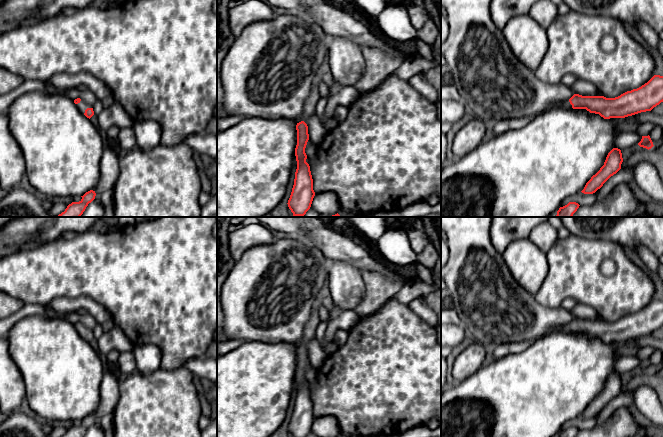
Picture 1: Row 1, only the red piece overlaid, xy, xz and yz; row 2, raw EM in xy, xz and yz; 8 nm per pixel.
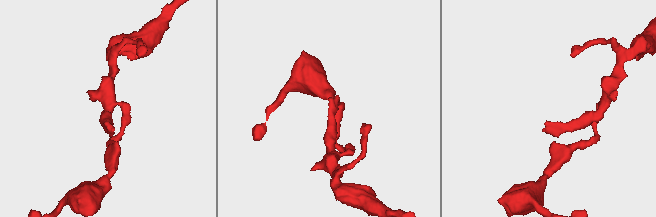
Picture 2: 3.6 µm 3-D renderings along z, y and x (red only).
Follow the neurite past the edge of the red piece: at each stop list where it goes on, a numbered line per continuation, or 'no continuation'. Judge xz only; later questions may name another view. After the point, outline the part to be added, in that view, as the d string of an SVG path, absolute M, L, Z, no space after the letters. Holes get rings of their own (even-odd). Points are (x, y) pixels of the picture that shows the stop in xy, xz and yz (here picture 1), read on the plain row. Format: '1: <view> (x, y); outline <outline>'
1: xz (311, 325); outline M317 301L313 305L310 317L306 322L305 329L304 329L303 343L302 343L302 345L304 346L306 346L308 342L315 340L315 331L319 323L321 322L319 318L319 307L320 307L320 303Z

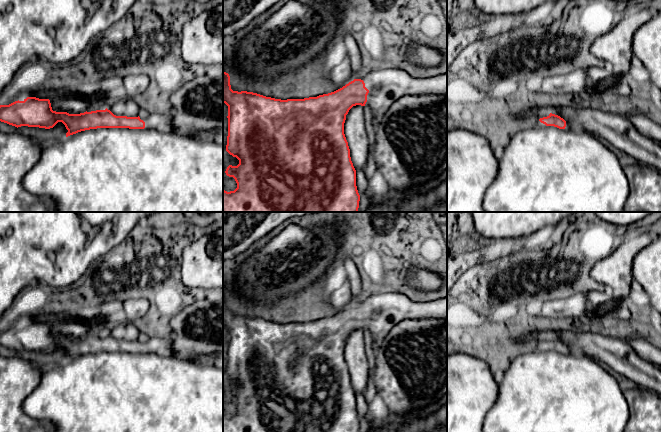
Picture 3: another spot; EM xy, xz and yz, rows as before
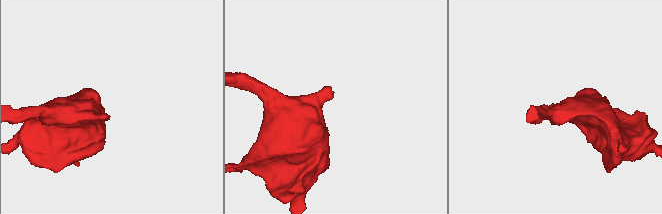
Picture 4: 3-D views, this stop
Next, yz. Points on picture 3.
1: yz (538, 348); outline M543 337L543 338L541 338L541 339L539 340L539 343L540 343L540 342L543 342L543 341L547 341L547 340L549 340L549 338L550 338L550 337ZM538 343L537 346L536 346L536 351L545 351L546 349L543 348L543 347L541 347L541 346L539 345L539 343Z

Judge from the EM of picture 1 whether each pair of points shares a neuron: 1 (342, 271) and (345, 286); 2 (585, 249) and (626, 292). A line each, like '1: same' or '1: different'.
1: same
2: same

